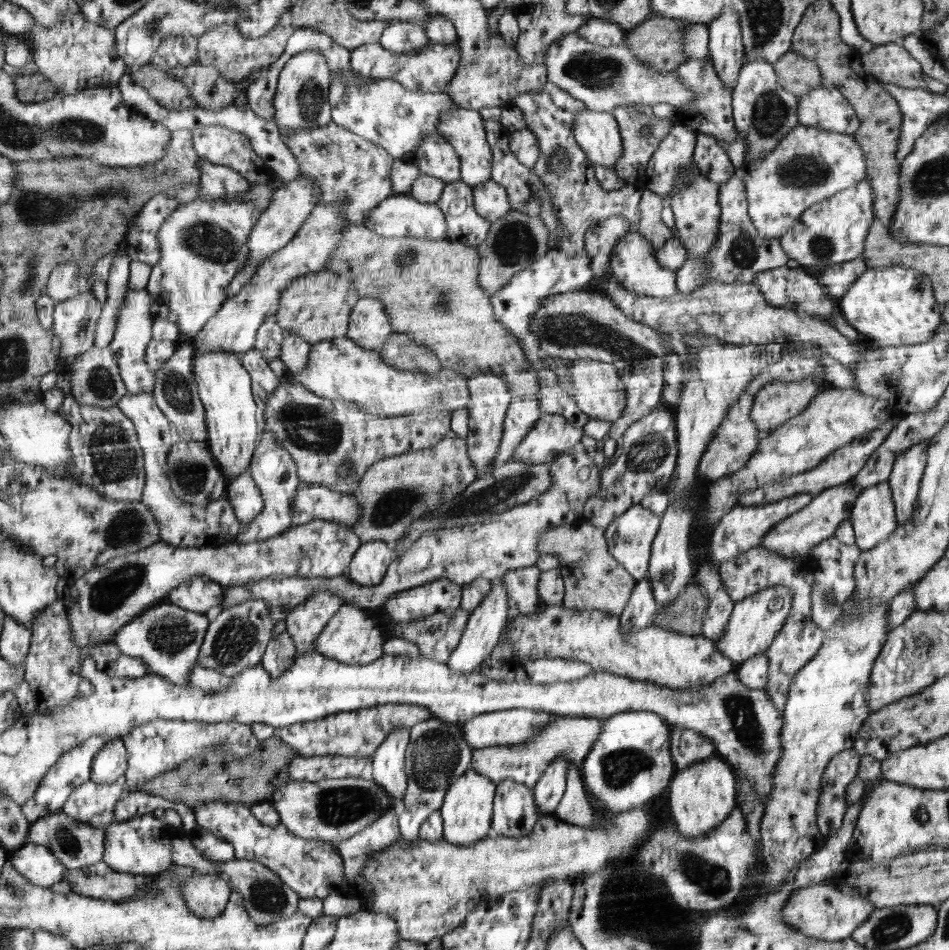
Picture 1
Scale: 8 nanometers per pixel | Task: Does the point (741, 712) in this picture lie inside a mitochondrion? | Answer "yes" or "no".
yes

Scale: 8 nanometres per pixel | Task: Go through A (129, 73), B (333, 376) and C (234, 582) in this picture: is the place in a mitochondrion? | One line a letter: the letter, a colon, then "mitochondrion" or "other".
A: other
B: other
C: other

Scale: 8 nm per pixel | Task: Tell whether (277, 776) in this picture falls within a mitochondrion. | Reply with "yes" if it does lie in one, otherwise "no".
no

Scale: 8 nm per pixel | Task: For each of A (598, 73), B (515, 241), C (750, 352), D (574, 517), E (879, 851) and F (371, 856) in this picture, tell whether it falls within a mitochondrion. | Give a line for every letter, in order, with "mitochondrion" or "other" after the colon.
A: mitochondrion
B: mitochondrion
C: other
D: other
E: other
F: other

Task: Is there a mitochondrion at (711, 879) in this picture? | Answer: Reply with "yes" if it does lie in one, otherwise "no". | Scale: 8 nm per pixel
yes

